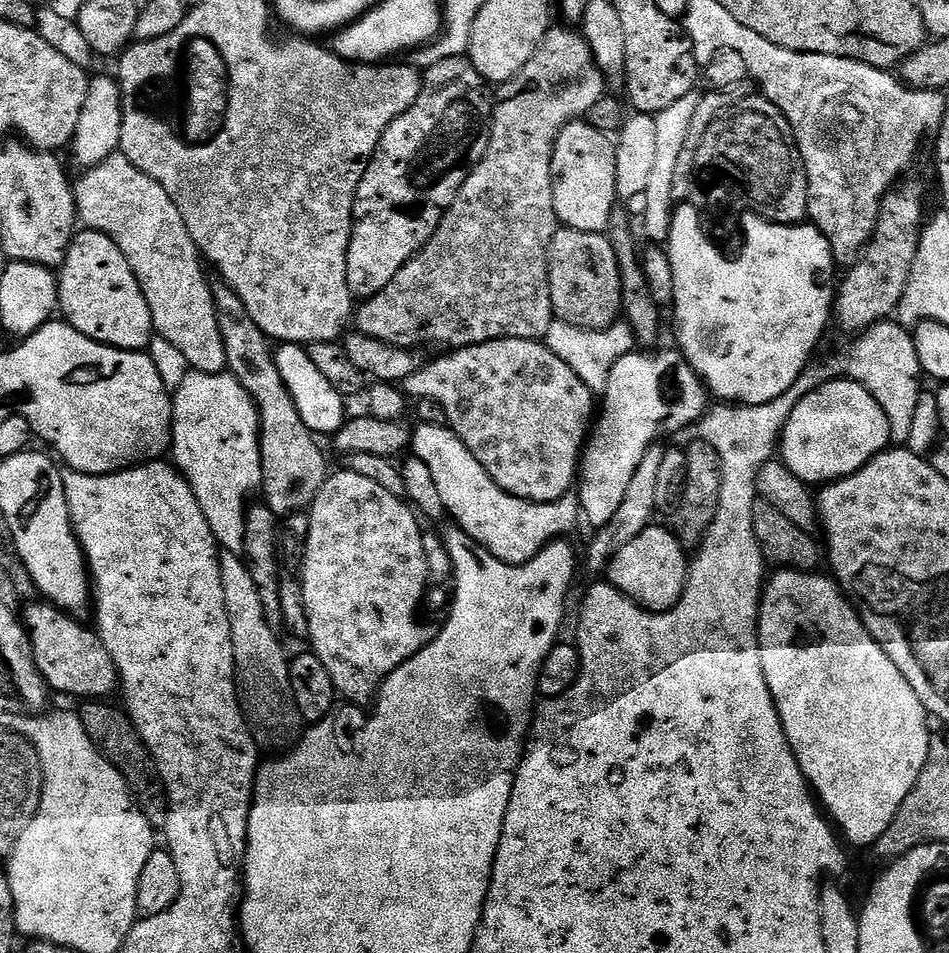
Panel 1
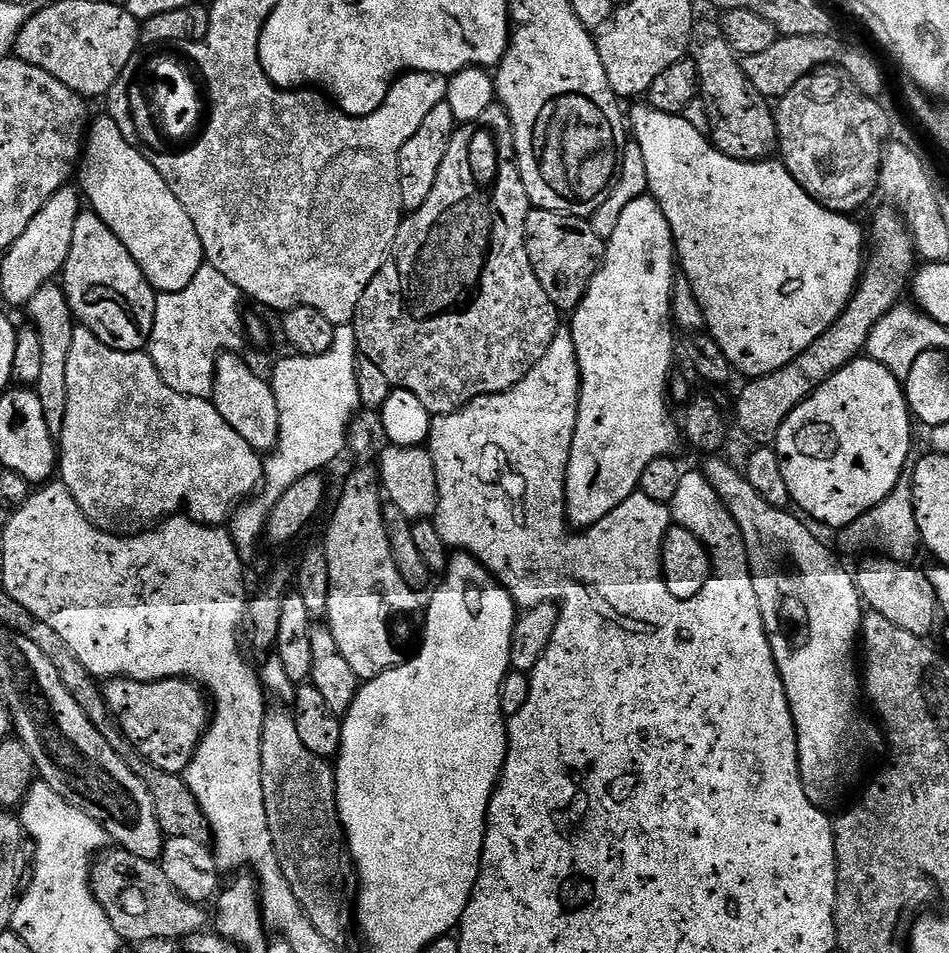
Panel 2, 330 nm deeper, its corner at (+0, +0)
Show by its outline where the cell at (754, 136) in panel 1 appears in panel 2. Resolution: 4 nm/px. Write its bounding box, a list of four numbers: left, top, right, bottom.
[688,19,777,160]

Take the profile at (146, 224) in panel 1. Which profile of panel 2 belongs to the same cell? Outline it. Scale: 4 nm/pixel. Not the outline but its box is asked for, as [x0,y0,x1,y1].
[210,352,278,454]

